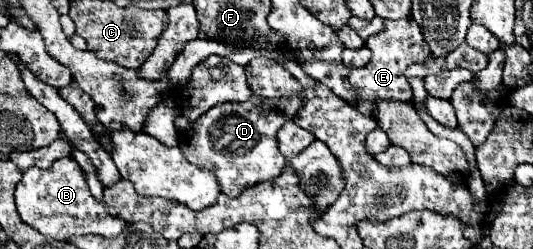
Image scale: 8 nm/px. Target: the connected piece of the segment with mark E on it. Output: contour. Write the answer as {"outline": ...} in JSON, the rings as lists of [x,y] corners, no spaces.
{"outline":[[[413,18],[385,20],[385,30],[371,36],[365,44],[369,46],[373,56],[363,68],[353,68],[351,76],[349,76],[349,82],[351,82],[353,90],[359,94],[359,102],[355,104],[355,108],[365,116],[373,116],[375,110],[377,110],[375,98],[411,102],[413,92],[411,92],[411,86],[405,78],[405,70],[411,64],[425,62],[425,58],[431,56],[431,50],[427,46],[427,42],[423,40],[423,34],[421,34],[417,22],[413,22]]]}

